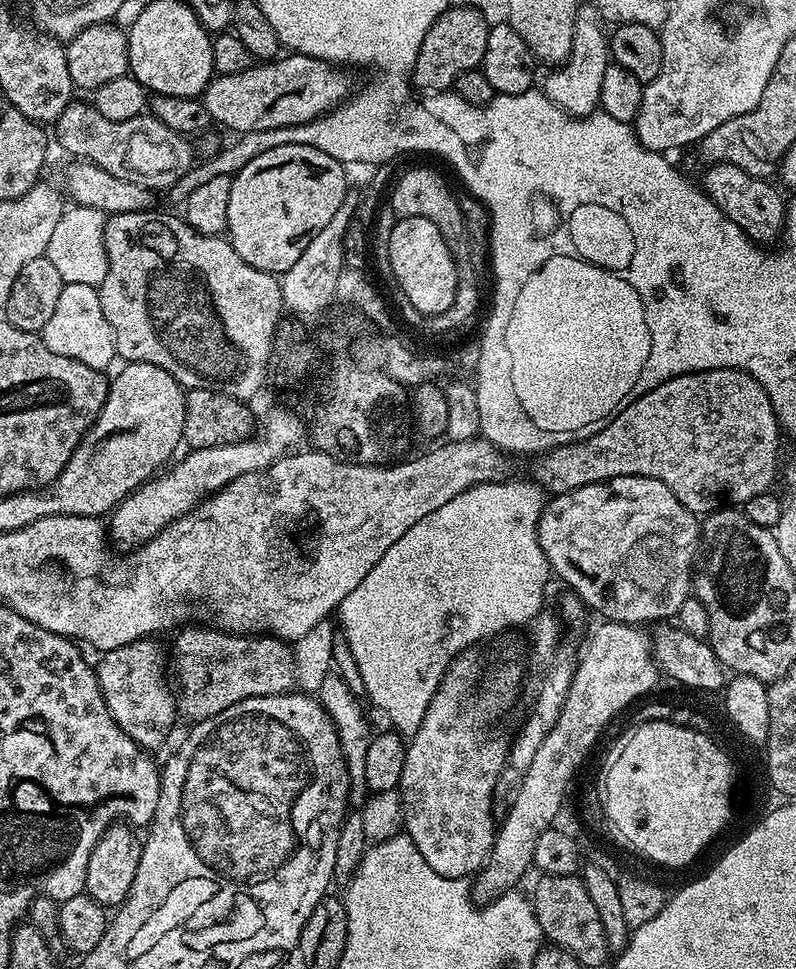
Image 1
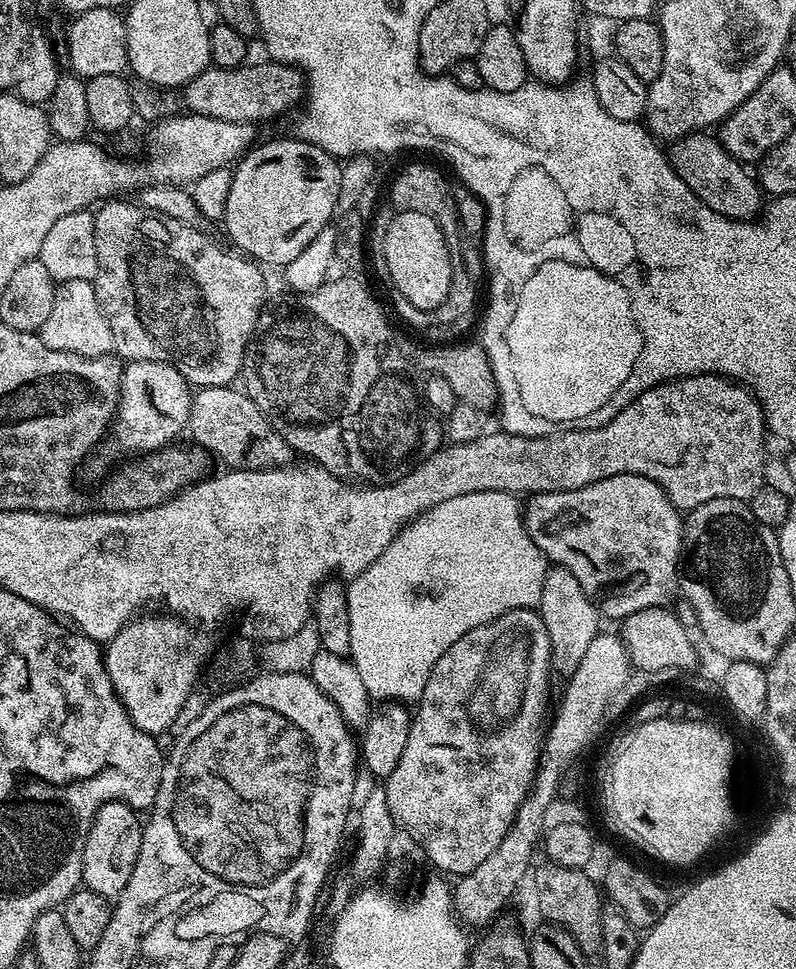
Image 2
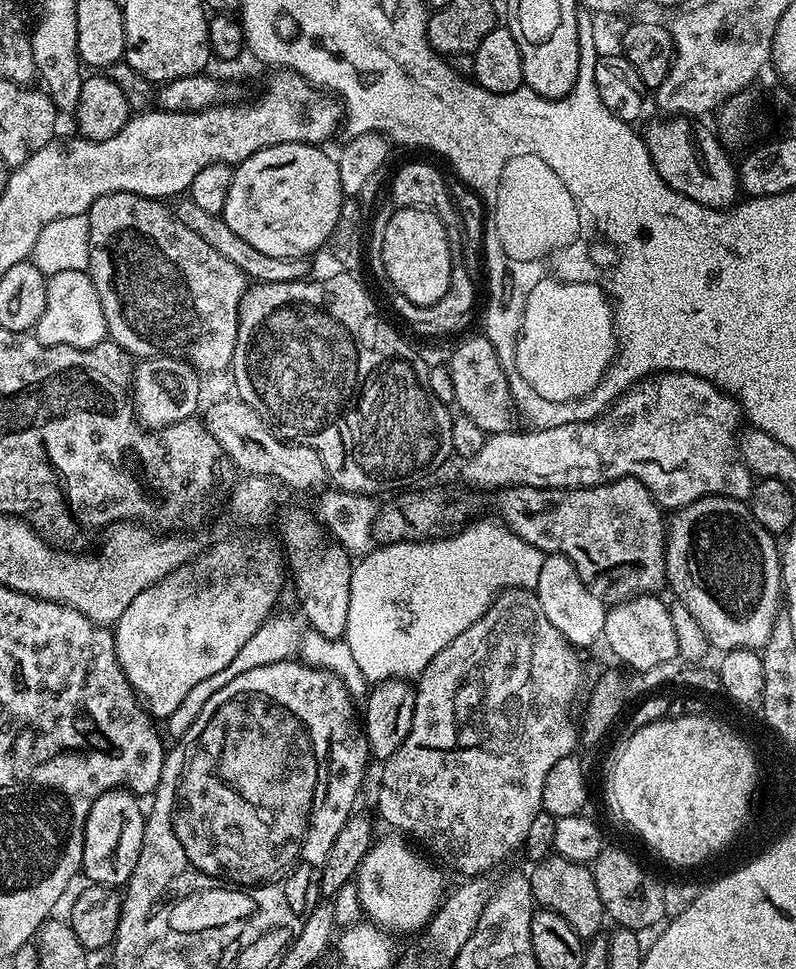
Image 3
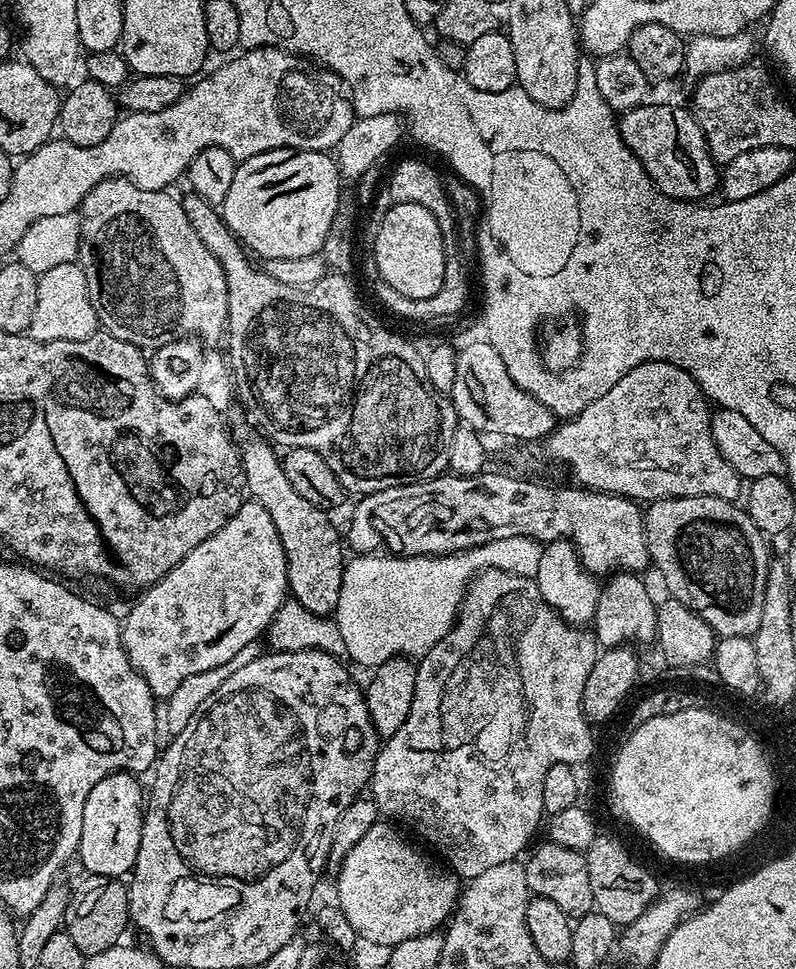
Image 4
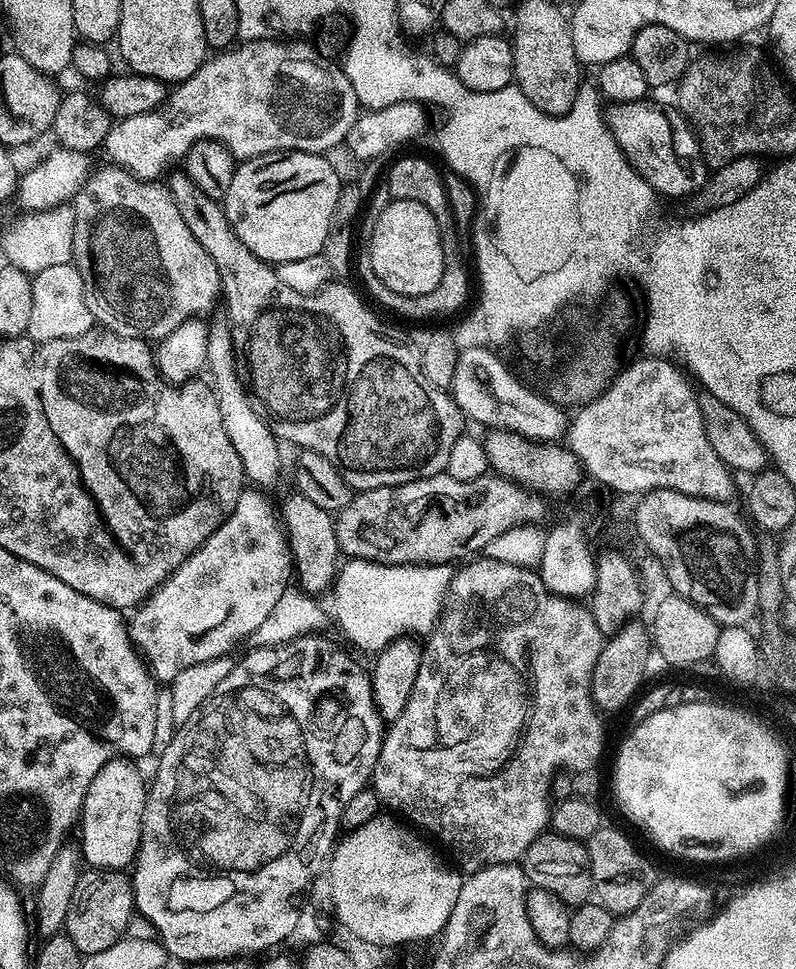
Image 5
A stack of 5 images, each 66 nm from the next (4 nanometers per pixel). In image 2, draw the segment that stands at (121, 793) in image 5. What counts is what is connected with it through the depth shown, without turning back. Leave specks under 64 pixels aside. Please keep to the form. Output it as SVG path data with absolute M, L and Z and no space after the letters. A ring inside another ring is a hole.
M111 800L110 803L103 804L98 810L98 814L90 826L90 834L86 838L86 846L84 847L84 865L82 866L84 879L82 884L87 891L99 896L115 898L124 889L126 882L130 882L130 874L134 874L134 862L138 862L140 843L144 837L142 820L136 816L139 816L137 809L132 808L129 804L123 804L121 800Z

